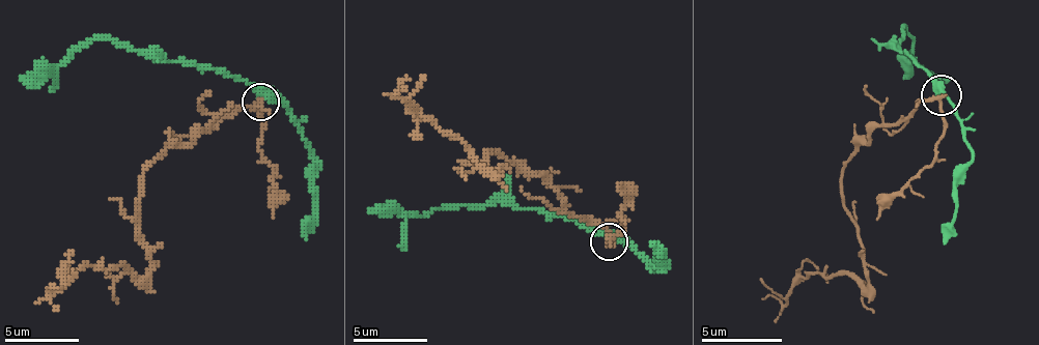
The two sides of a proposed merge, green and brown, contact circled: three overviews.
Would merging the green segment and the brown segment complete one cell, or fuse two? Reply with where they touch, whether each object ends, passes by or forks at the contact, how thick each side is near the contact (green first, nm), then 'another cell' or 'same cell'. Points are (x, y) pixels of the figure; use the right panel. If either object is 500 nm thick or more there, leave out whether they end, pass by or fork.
at (942, 95); green passes by; brown passes by; 400 nm thick on the green side, 240 nm on the other; another cell

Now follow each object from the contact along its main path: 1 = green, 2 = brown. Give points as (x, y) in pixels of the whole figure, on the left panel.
1: (261, 98), (243, 80), (188, 61), (150, 58), (109, 39), (80, 42), (61, 61), (21, 80)
2: (261, 103), (172, 143), (143, 173), (146, 277), (80, 265), (50, 288), (57, 288)

